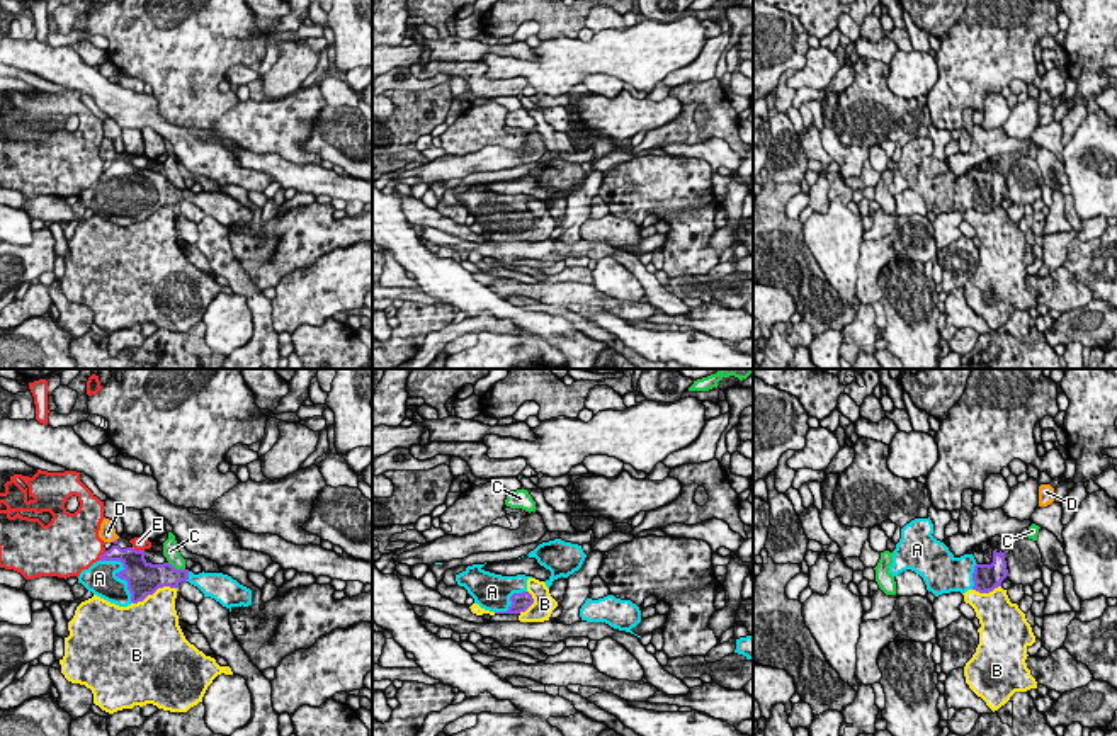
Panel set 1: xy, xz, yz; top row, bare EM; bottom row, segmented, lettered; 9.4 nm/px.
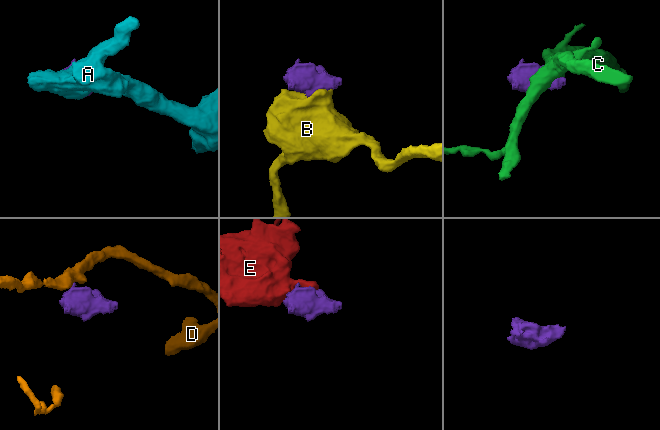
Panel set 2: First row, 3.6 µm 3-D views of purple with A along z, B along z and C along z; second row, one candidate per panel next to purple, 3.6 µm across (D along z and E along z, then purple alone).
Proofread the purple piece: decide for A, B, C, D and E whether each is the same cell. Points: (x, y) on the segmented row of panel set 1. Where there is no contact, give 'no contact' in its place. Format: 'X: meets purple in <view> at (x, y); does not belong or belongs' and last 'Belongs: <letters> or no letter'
A: meets purple in xy at (118, 573); belongs
B: meets purple in xy at (153, 592); does not belong
C: meets purple in xy at (177, 570); does not belong
D: no contact; does not belong
E: meets purple in xy at (138, 551); does not belong
Belongs: A

